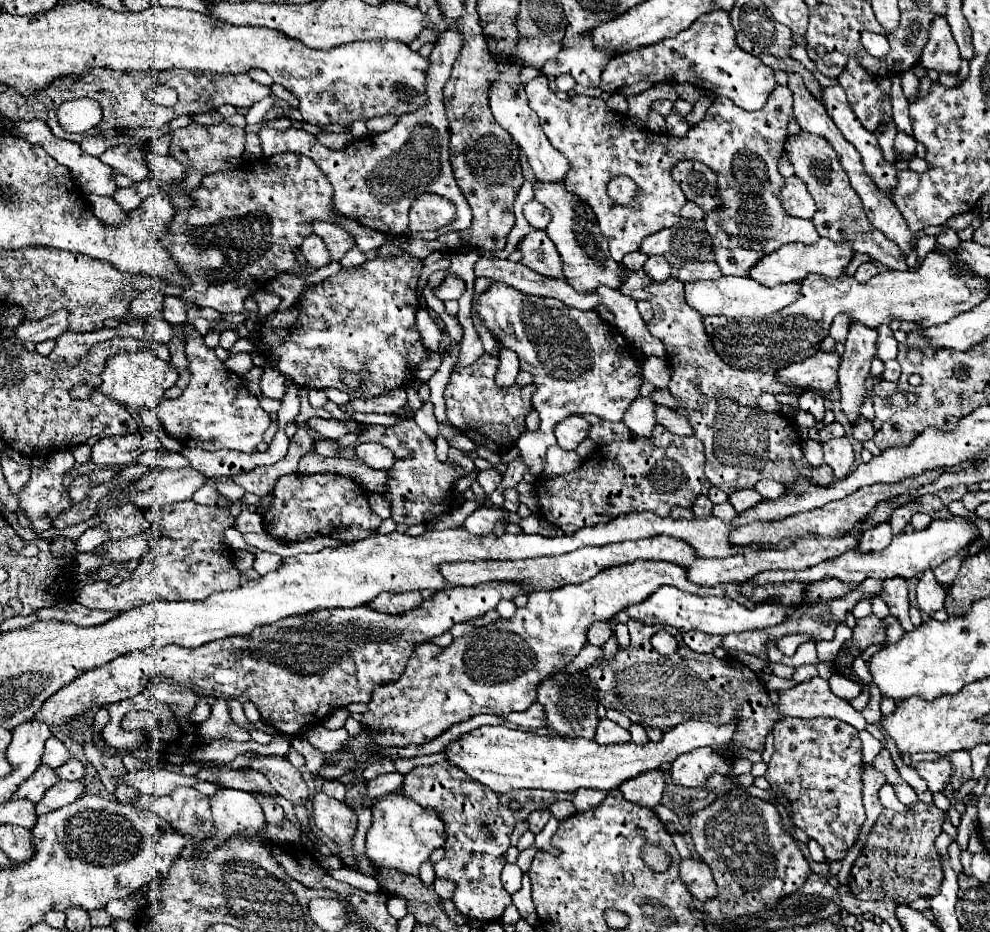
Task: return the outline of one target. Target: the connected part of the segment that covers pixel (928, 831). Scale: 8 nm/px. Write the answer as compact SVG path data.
M917 801L910 808L913 812L906 813L906 815L884 809L878 817L874 831L870 831L854 867L852 867L852 873L850 873L850 889L858 899L888 899L888 897L892 897L896 903L910 905L916 897L934 897L940 891L940 883L942 883L944 875L942 875L942 863L940 863L934 843L942 831L946 813L936 809L934 803L927 805L921 801Z

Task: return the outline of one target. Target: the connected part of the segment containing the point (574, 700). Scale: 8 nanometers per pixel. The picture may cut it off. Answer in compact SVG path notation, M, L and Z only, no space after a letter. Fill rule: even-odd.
M564 669L558 671L558 675L552 675L550 679L542 681L538 685L536 699L546 711L546 729L548 729L550 735L584 737L584 739L592 739L594 737L596 725L600 721L600 717L598 717L600 701L596 697L594 687L590 685L586 669L576 671L576 675L568 675Z

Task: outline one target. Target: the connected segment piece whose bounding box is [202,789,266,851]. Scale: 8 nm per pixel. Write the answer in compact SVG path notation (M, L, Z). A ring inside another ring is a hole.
M226 789L218 795L212 795L210 805L216 833L202 847L204 851L212 851L214 845L226 839L226 835L234 835L236 831L262 831L266 825L264 811L250 793Z

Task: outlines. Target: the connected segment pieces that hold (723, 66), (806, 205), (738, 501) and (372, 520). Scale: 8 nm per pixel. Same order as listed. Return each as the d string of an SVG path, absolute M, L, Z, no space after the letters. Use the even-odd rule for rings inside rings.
M726 11L700 15L686 31L680 31L678 35L662 43L646 45L642 49L616 55L614 59L610 59L602 73L600 91L614 93L638 81L672 85L690 83L714 95L728 97L746 111L756 111L766 105L768 95L776 87L774 71L770 71L770 67L766 67L758 57L742 51L736 45L736 33Z
M796 175L786 179L786 185L780 193L780 199L782 199L782 205L784 205L788 215L802 217L802 219L812 219L814 213L816 213L814 199L806 191L806 183L802 183L802 179L798 179Z
M742 489L742 491L734 491L734 495L728 495L728 503L730 503L738 513L754 507L754 505L760 503L760 501L762 501L762 497L760 497L754 489Z
M336 473L284 475L278 479L272 497L274 503L264 515L264 529L272 537L284 541L304 541L314 535L326 535L342 541L358 541L362 537L372 535L382 523L382 519L370 511L368 501L364 497L364 489L350 477ZM334 527L344 529L336 531Z

